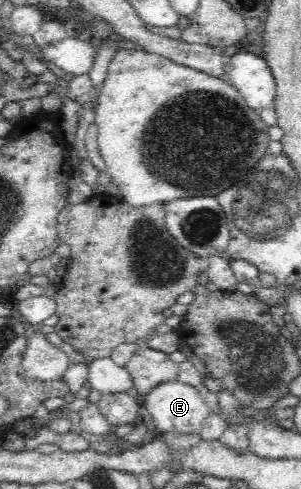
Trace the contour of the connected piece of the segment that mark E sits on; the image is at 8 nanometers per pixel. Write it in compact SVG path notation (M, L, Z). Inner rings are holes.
M178 378L161 382L159 386L156 386L154 390L142 398L141 404L153 418L152 430L159 431L161 434L165 432L197 433L204 420L212 414L196 388L181 382Z

